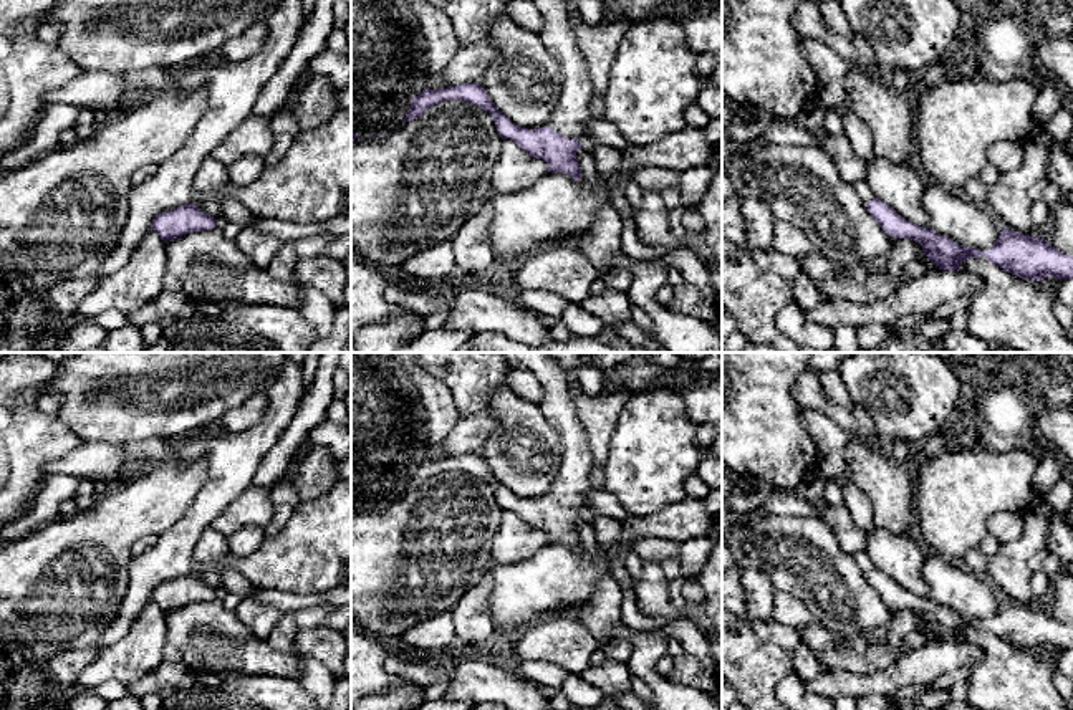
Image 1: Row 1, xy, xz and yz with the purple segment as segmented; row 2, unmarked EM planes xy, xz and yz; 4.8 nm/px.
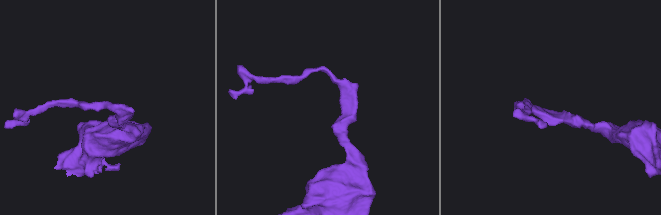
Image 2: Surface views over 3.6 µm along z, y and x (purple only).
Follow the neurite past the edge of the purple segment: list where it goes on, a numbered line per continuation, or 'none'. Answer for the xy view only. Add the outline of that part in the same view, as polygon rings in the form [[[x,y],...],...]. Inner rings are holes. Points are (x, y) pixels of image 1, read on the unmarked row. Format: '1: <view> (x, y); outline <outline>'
none

